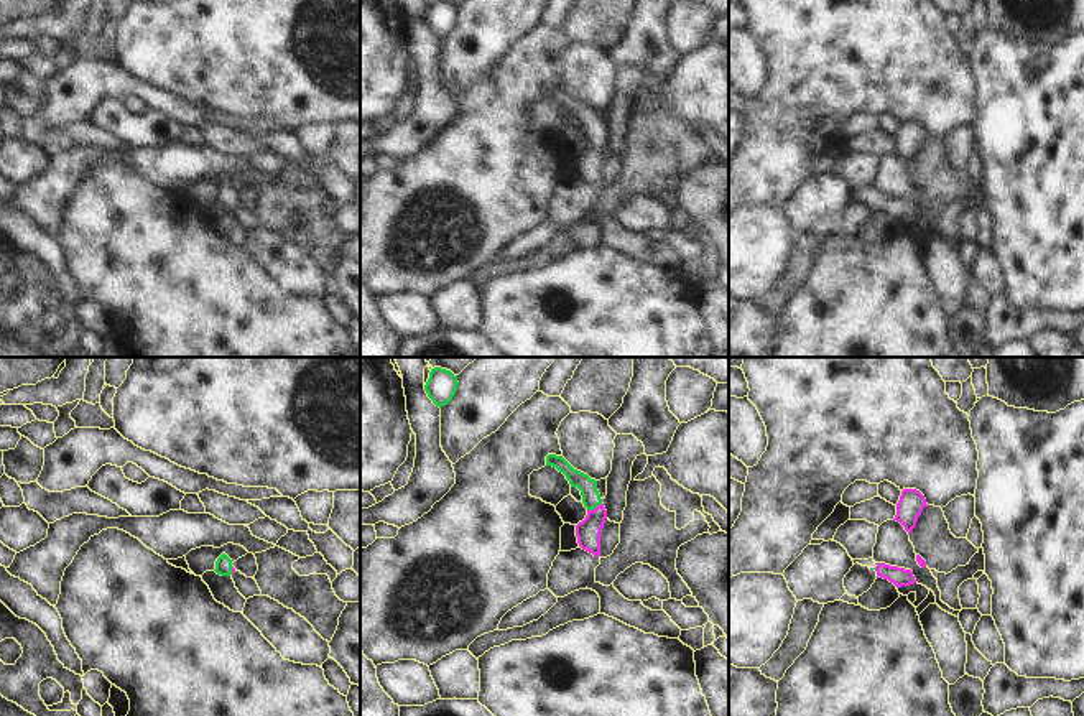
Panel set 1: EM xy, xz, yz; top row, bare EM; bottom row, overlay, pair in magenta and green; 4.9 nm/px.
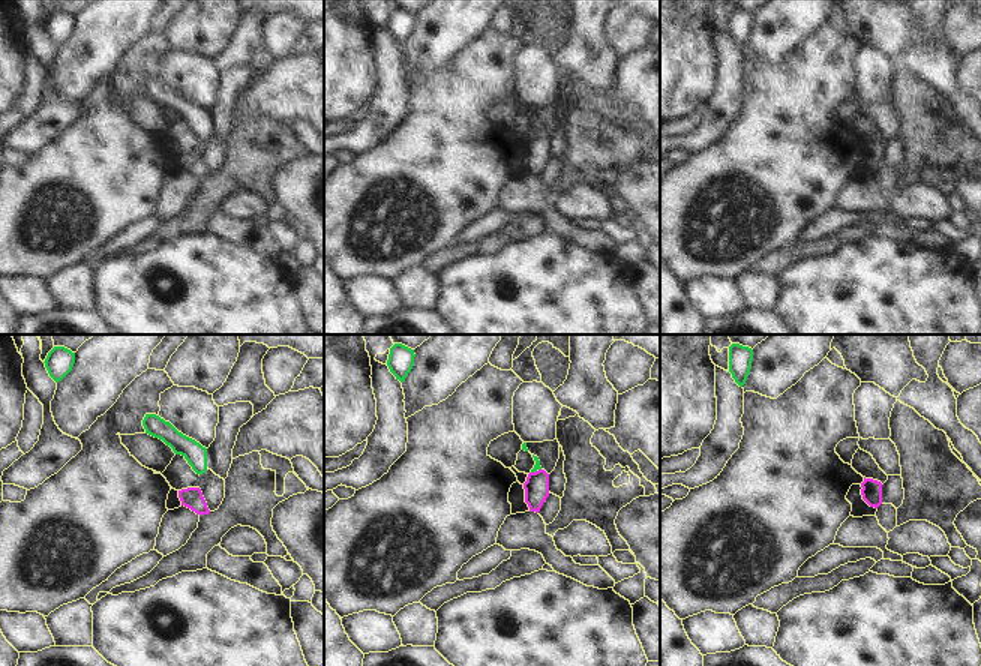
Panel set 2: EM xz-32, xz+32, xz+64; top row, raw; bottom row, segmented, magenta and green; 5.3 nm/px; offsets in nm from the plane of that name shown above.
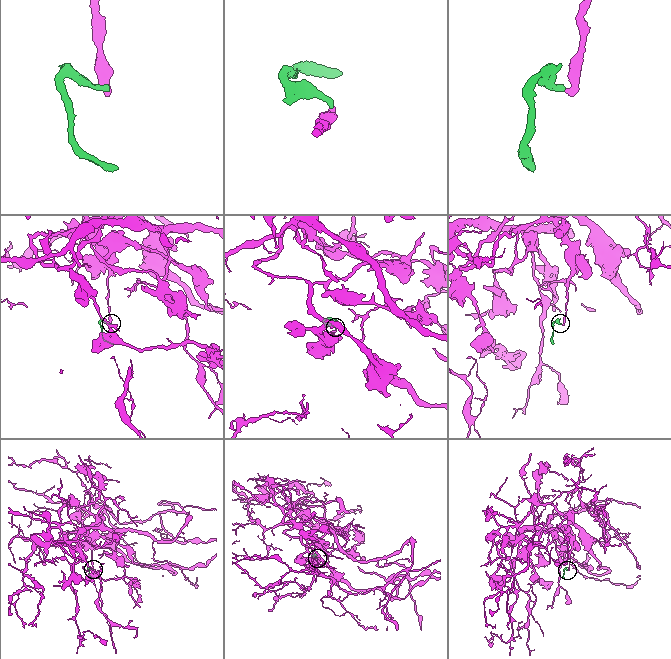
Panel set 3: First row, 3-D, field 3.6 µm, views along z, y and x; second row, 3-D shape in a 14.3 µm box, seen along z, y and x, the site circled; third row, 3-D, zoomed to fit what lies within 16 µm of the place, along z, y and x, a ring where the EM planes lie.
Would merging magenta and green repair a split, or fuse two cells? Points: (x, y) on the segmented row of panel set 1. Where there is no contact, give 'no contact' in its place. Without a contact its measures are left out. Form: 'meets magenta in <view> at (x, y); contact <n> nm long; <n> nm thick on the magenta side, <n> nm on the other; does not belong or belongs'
meets magenta in xz at (596, 507); contact 80 nm long; 120 nm thick on the magenta side, 90 nm on the other; belongs

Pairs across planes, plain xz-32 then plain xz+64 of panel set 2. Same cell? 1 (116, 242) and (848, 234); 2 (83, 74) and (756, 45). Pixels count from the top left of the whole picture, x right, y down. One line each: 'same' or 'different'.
1: different
2: same

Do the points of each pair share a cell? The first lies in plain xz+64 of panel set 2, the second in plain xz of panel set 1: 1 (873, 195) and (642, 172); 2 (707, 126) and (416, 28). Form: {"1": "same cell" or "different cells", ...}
{"1": "different cells", "2": "same cell"}

